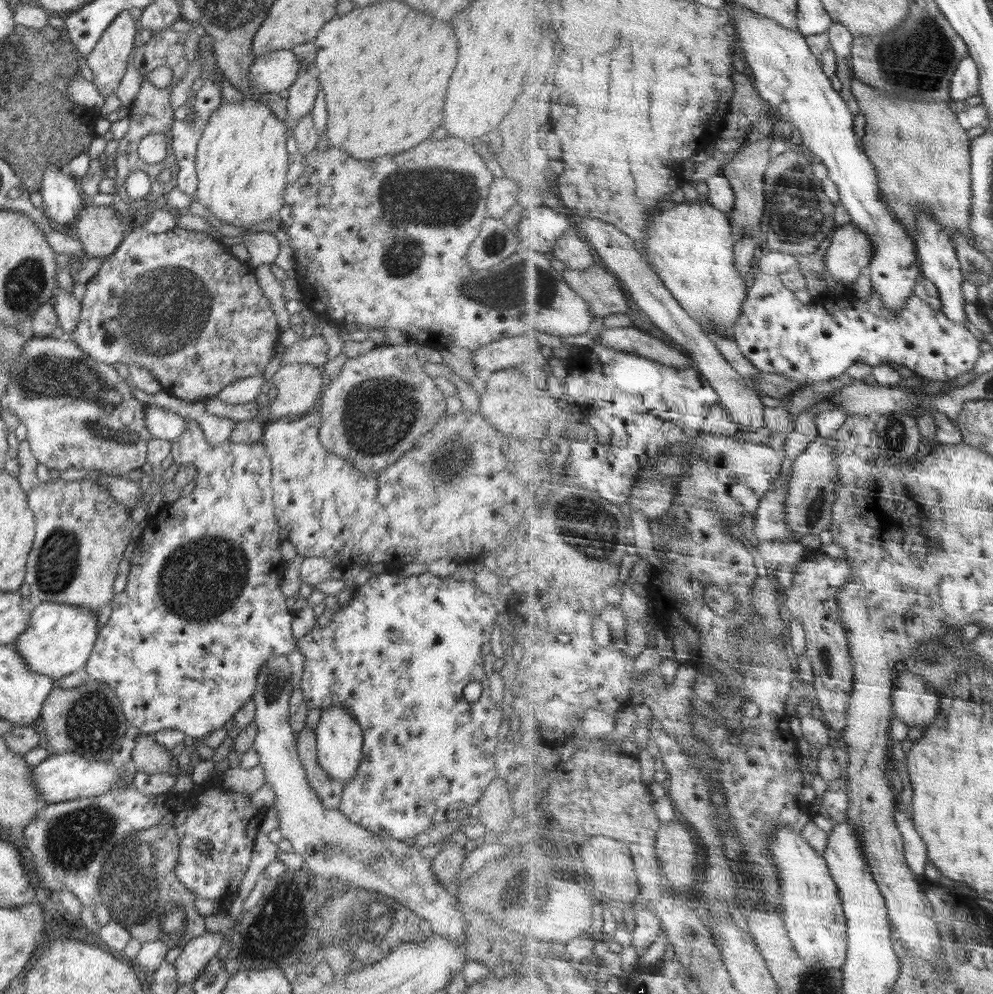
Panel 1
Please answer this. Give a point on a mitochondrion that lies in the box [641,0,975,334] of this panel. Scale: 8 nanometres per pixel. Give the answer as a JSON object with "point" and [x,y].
{"point":[915,63]}

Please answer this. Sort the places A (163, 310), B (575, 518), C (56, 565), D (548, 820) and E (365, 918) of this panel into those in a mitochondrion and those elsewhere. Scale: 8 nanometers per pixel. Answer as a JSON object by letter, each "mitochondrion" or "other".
{"A":"mitochondrion","B":"mitochondrion","C":"mitochondrion","D":"other","E":"mitochondrion"}

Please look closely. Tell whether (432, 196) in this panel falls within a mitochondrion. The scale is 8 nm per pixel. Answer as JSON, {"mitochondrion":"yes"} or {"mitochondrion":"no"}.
{"mitochondrion":"yes"}

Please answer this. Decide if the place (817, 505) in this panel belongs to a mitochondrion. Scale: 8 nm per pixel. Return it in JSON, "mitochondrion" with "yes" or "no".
{"mitochondrion":"yes"}

